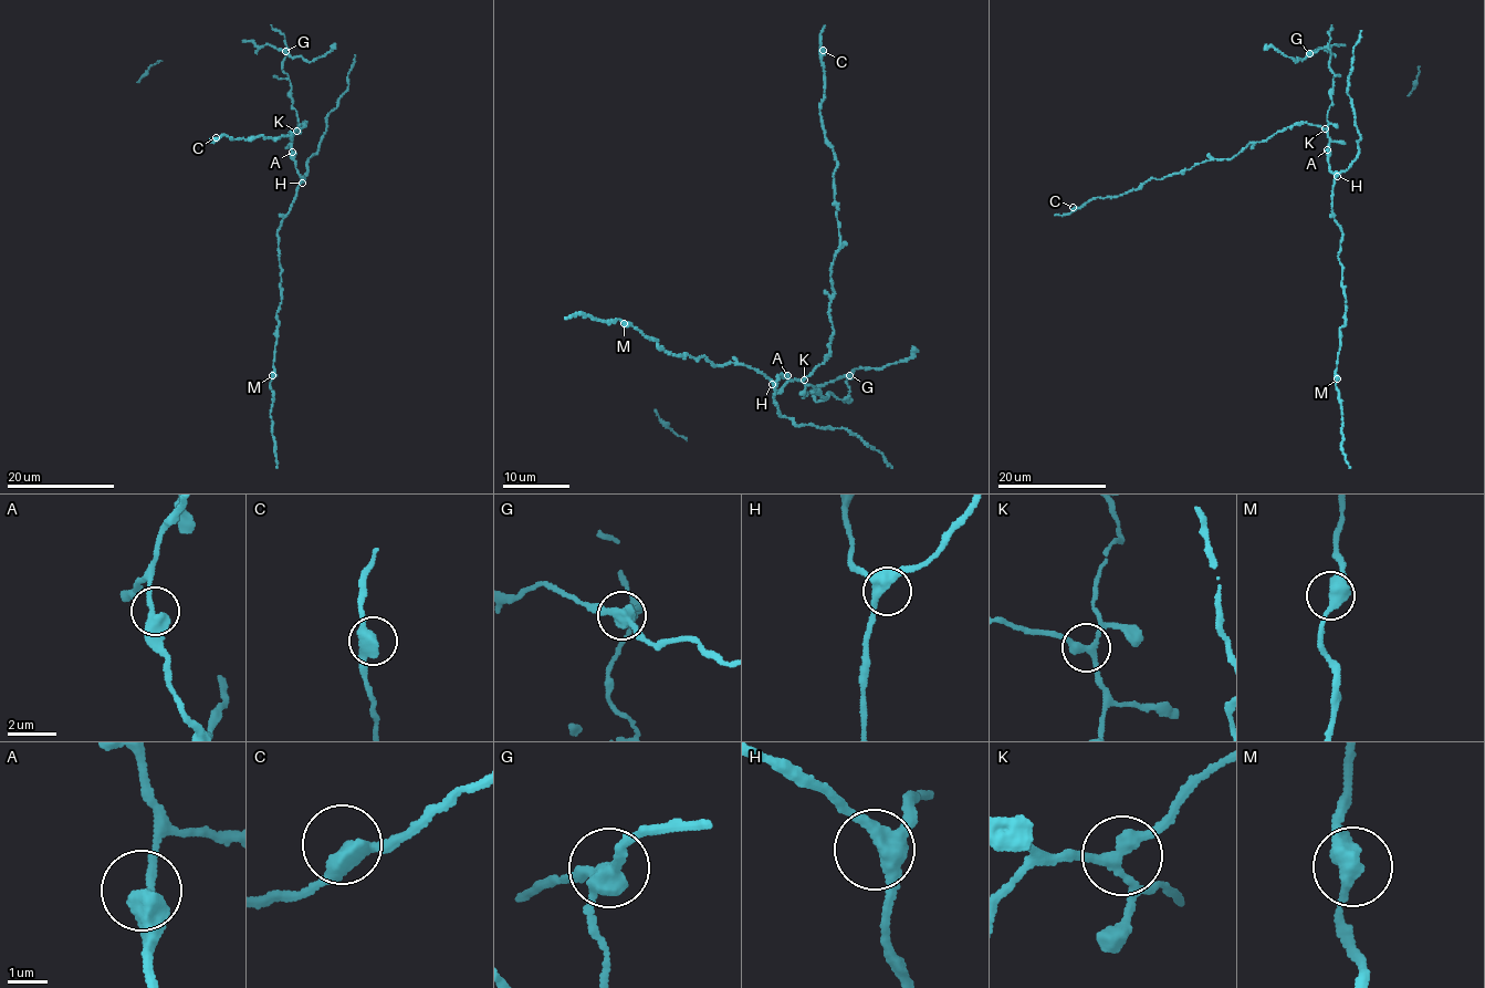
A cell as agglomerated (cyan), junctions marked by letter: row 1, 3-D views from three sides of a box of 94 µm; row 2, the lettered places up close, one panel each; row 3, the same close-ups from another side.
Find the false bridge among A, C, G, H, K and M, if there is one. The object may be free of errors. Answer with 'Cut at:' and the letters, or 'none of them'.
Cut at: G

